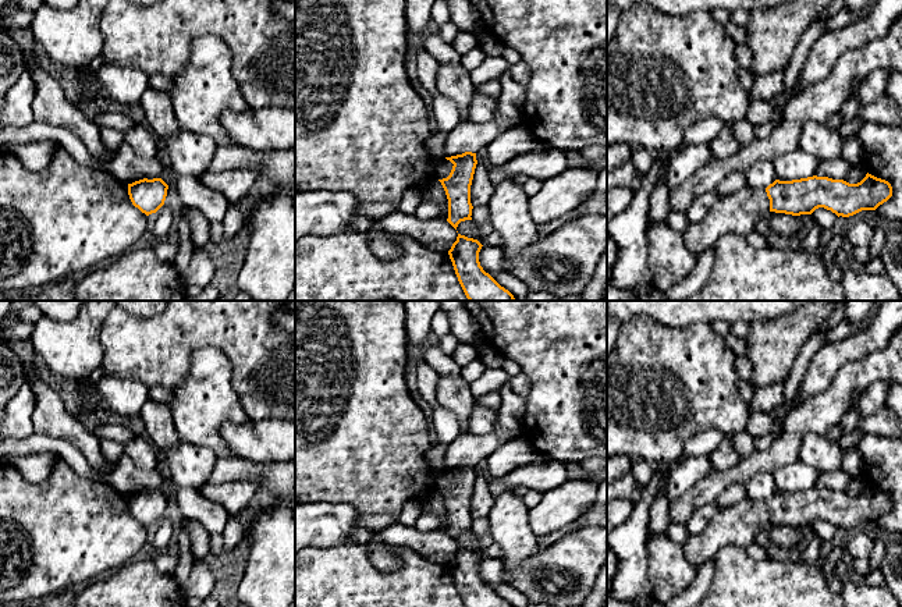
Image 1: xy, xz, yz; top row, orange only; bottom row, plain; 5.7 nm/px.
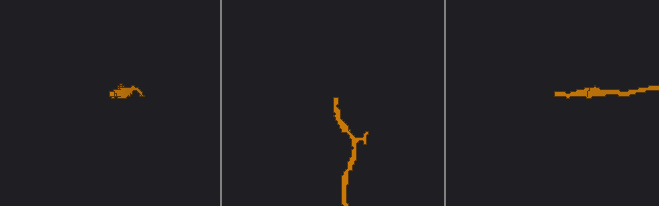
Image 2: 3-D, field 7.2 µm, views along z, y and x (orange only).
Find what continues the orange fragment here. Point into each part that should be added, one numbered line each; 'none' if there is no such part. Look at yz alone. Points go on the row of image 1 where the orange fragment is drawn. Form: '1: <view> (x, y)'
1: yz (737, 213)

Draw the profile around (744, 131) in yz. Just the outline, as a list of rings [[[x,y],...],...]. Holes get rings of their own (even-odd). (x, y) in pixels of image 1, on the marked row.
[[[745,118],[734,124],[734,136],[743,145],[749,145],[756,139],[754,128],[756,127]]]

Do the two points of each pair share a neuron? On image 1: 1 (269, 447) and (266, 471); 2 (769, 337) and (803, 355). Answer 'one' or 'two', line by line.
1: two
2: two

